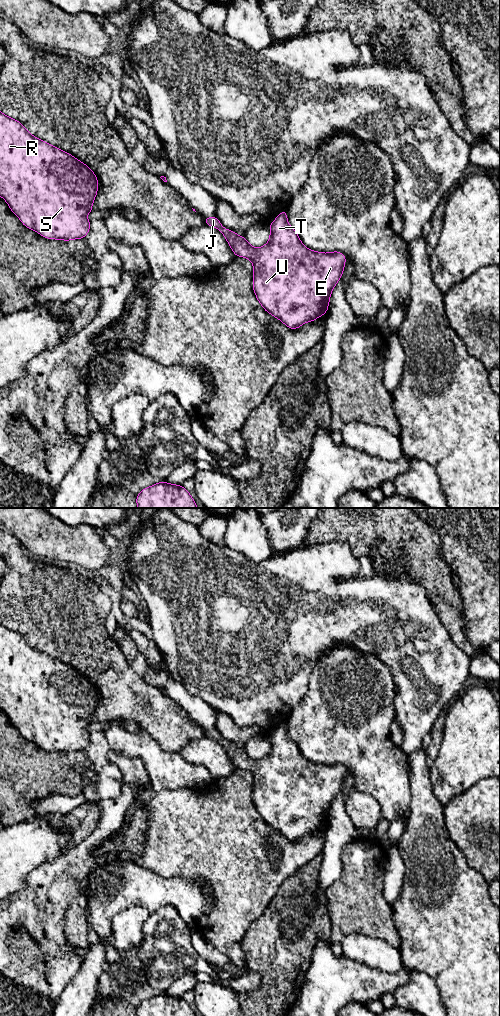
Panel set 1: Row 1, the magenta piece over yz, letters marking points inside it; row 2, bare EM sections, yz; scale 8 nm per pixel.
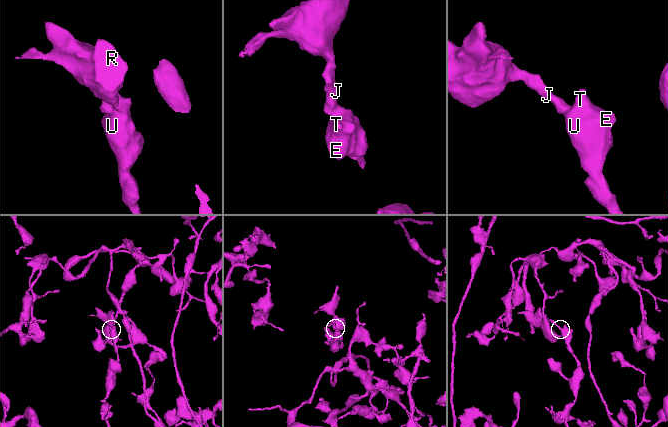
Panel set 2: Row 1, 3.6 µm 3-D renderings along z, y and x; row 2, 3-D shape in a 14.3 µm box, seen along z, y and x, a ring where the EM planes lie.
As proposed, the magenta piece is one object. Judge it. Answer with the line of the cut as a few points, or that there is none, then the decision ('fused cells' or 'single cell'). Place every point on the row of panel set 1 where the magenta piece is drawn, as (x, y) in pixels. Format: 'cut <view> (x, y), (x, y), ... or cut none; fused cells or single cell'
cut none; single cell

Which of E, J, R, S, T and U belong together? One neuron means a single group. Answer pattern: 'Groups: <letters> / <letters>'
Groups: E J R S T U

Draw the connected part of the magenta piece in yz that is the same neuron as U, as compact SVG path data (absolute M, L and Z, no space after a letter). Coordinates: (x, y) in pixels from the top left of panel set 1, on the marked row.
M287 209L269 224L269 241L258 249L252 247L245 236L223 227L216 216L205 217L203 221L224 235L235 257L252 261L253 291L266 312L293 330L327 314L332 290L344 272L347 257L339 251L322 253L306 248L297 232L288 224Z

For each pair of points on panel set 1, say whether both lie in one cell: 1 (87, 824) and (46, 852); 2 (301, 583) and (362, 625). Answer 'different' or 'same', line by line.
1: different
2: same

